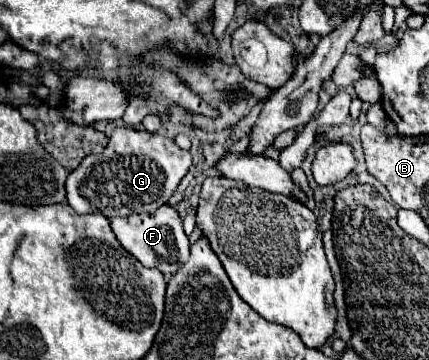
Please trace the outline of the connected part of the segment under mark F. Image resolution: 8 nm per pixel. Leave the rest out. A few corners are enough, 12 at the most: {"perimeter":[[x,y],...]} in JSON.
{"perimeter":[[171,206],[113,218],[111,228],[143,266],[173,276],[189,240]]}

